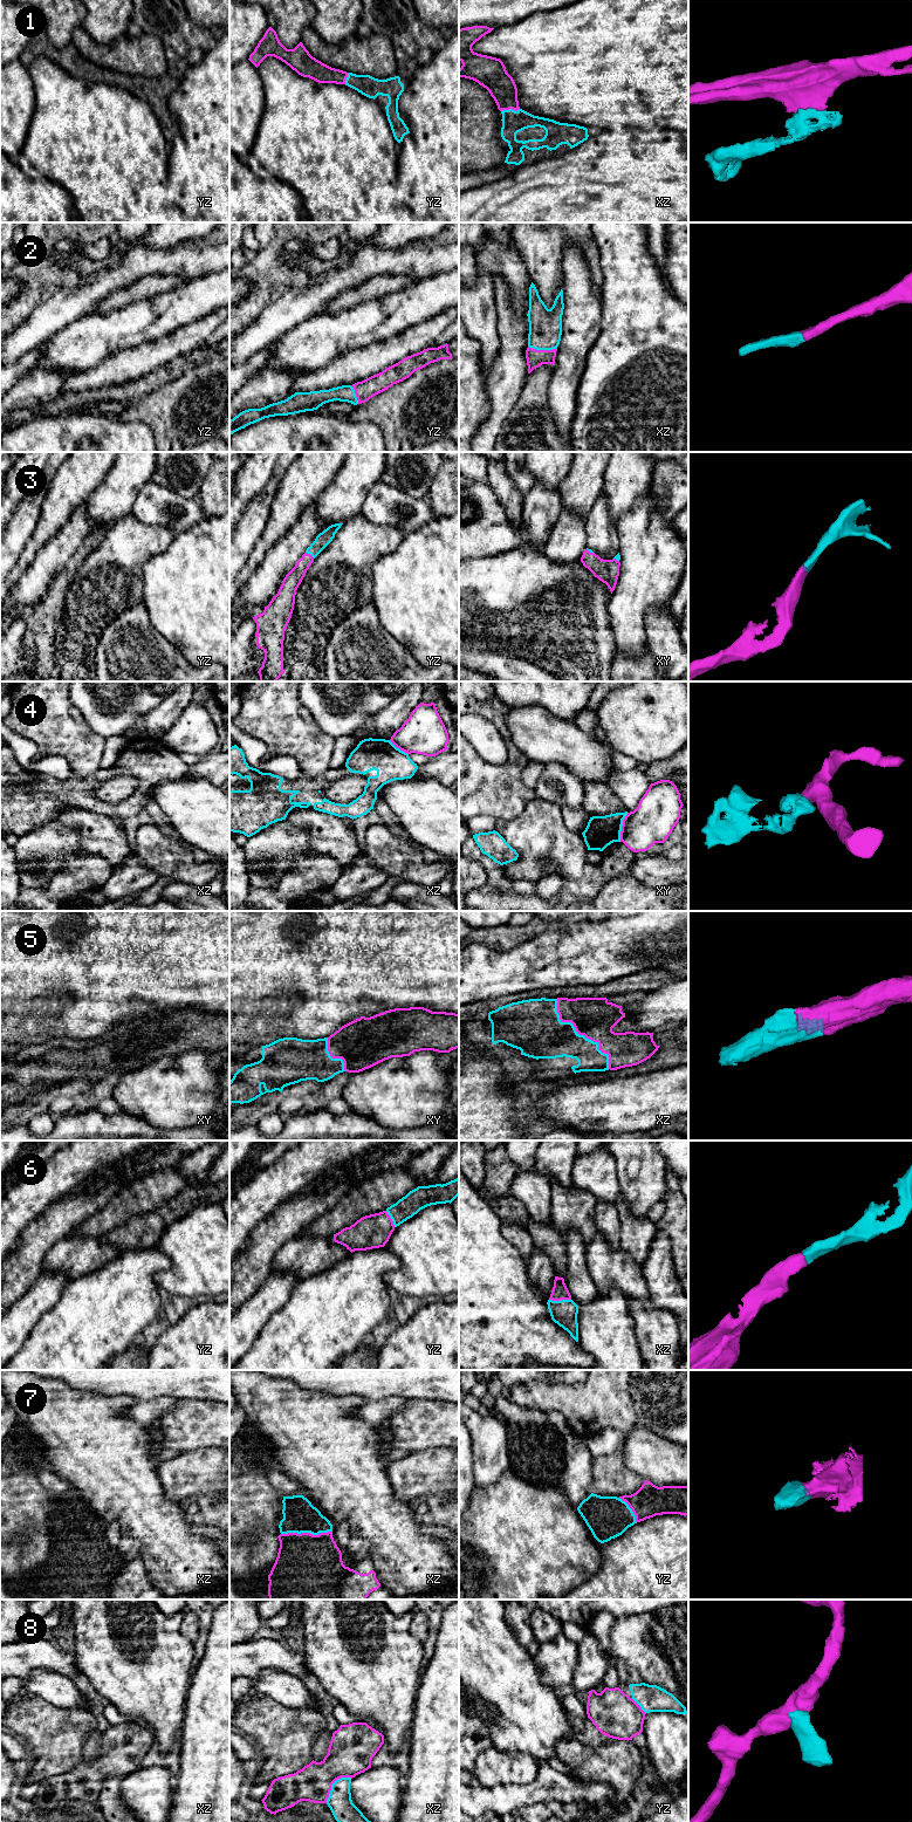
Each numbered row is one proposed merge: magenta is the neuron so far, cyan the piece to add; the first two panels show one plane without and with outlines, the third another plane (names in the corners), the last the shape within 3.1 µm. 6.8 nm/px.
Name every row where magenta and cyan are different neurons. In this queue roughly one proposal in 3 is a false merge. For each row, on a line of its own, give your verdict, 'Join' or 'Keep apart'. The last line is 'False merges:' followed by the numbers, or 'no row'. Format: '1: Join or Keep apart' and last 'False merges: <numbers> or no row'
1: Join
2: Join
3: Join
4: Keep apart
5: Join
6: Join
7: Join
8: Keep apart
False merges: 4, 8

